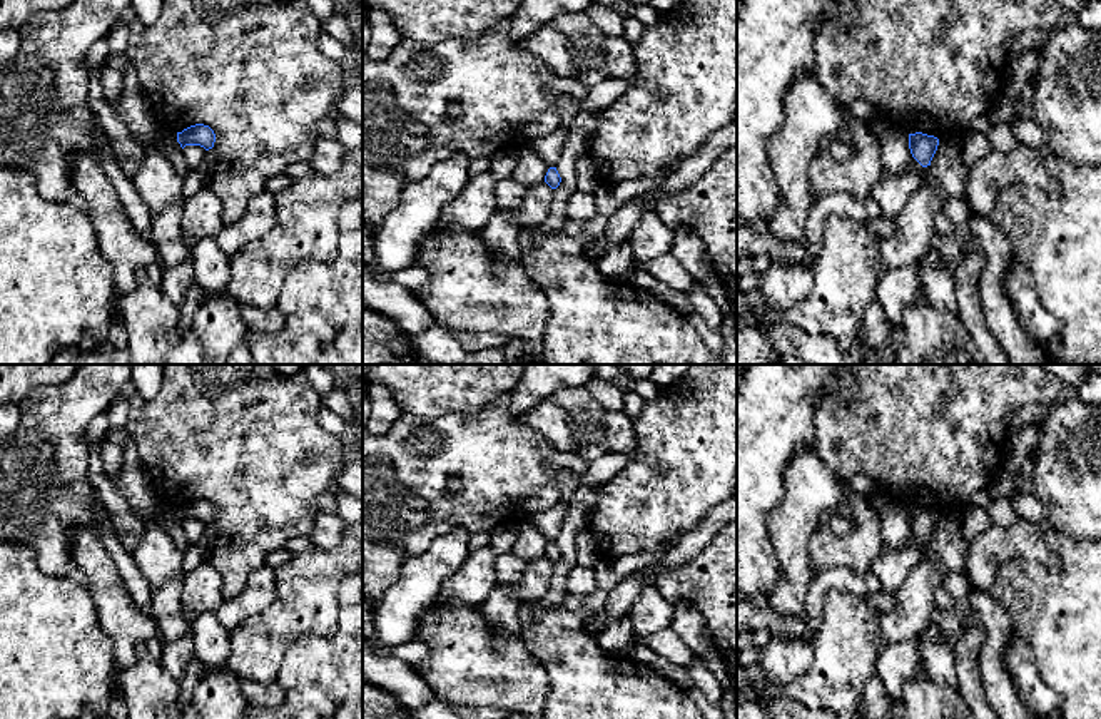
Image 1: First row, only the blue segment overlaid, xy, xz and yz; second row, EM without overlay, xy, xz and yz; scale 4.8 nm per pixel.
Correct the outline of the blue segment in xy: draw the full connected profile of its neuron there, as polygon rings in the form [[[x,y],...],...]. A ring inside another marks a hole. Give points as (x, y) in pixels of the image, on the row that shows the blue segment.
[[[195,124],[182,132],[177,132],[177,142],[184,149],[185,145],[200,145],[205,150],[214,147],[216,134],[209,125]]]

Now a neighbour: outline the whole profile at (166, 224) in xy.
[[[182,202],[167,206],[152,216],[150,232],[165,266],[190,261],[192,247],[180,237]]]

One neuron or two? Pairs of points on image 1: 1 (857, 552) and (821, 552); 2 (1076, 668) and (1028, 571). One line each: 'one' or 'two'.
1: one
2: one

